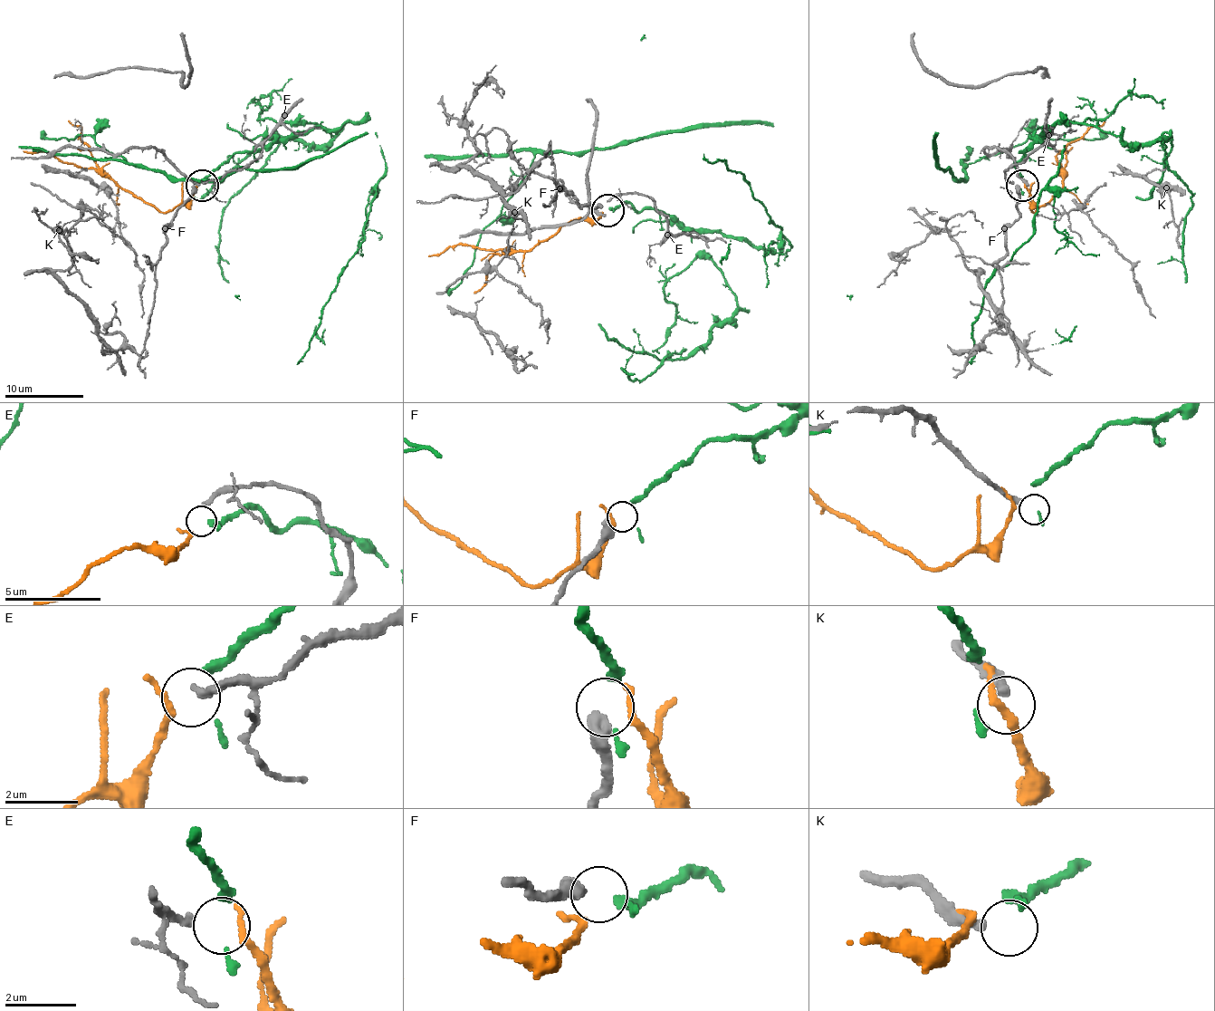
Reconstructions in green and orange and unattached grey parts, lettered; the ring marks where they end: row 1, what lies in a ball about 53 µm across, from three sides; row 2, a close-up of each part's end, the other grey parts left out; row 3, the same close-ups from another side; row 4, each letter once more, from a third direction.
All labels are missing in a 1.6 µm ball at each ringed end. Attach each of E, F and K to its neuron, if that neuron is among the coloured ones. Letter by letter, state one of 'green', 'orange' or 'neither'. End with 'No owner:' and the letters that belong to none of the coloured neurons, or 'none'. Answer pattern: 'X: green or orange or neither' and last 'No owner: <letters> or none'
E: orange
F: green
K: neither
No owner: K

